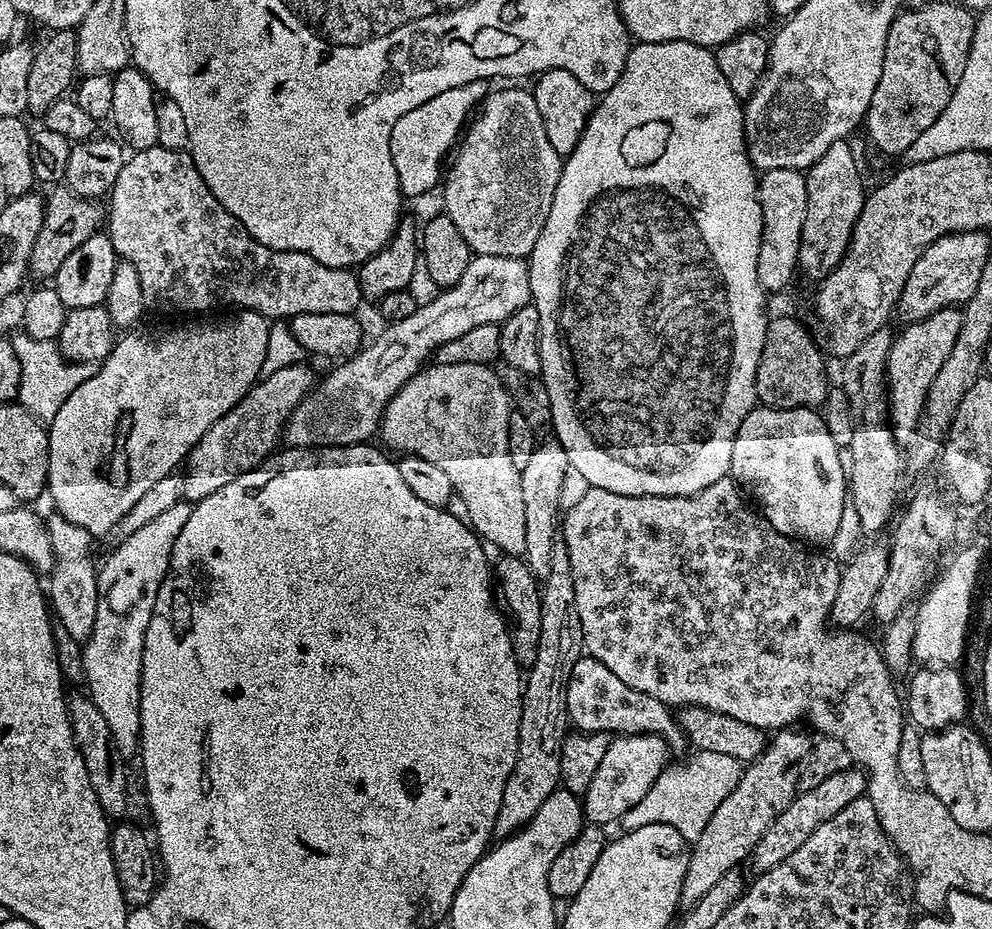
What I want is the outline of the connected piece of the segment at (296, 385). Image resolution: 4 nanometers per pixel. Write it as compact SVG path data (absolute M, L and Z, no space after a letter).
M291 364L257 380L230 411L222 414L222 418L218 418L218 422L214 422L214 426L202 434L200 441L188 453L186 467L182 472L185 501L195 502L214 494L214 490L222 490L226 482L234 482L234 478L256 468L277 451L279 444L276 443L279 440L281 443L293 410L314 387L312 372L306 364Z

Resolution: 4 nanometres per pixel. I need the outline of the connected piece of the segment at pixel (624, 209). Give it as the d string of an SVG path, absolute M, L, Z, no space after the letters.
M685 40L678 42L658 42L657 44L641 44L629 47L626 66L614 82L614 86L608 92L599 97L598 103L592 109L592 116L588 120L588 128L584 136L578 142L578 146L563 161L560 177L558 178L558 190L554 190L554 202L550 206L550 218L546 218L546 226L542 226L542 234L538 234L538 242L534 242L534 250L527 257L528 273L530 274L530 290L532 291L531 303L535 304L540 315L540 370L539 375L544 381L546 390L550 394L550 406L552 407L552 428L555 439L566 450L568 462L574 470L582 474L593 488L610 490L619 496L693 496L706 486L718 482L723 476L732 471L730 454L734 450L734 438L738 434L738 426L757 407L756 398L756 371L758 362L762 358L762 346L766 342L766 330L770 319L770 311L764 305L766 293L758 278L758 250L762 238L762 210L758 195L758 172L752 167L748 157L748 147L744 141L744 109L741 97L730 90L726 78L722 78L722 70L718 70L718 62L715 55L709 49L702 46L694 46Z

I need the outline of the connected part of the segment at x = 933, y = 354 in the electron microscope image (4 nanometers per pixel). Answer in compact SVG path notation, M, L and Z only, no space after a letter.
M959 307L943 308L930 318L907 325L903 329L904 333L893 339L886 366L888 407L893 413L920 414L923 411L930 386L933 385L943 362L949 357L959 331L962 330L963 318L964 313Z

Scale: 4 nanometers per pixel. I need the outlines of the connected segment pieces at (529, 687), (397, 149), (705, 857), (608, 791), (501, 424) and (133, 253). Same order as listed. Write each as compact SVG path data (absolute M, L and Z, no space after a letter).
M538 652L538 658L534 662L534 666L527 669L526 679L522 684L522 714L520 715L520 725L518 726L518 754L514 762L514 770L510 774L510 778L506 782L506 790L502 790L502 806L498 810L498 818L496 819L496 827L494 829L497 837L513 836L519 832L524 825L529 824L534 818L534 814L538 814L538 810L542 810L542 806L550 798L550 794L556 791L560 784L560 745L564 743L566 735L566 709L564 706L564 689L568 679L569 669L566 667L568 660L572 657L572 652Z
M489 81L466 82L466 86L454 86L454 90L442 90L442 94L434 94L430 102L414 106L414 110L402 114L402 118L394 122L394 130L390 130L390 158L394 158L394 170L398 170L400 190L405 197L424 196L436 183L436 187L441 183L440 159L448 151L453 151L474 109L489 91Z
M780 730L769 739L767 747L758 759L743 769L738 786L730 792L722 804L710 815L702 830L702 836L691 845L686 862L686 878L682 878L680 908L693 908L698 898L704 895L722 879L730 869L743 865L751 857L756 843L770 830L774 818L795 800L800 786L800 775L810 758L814 743L800 730Z
M617 735L606 746L606 754L590 786L582 797L582 816L589 825L609 826L620 822L632 806L636 806L670 764L670 749L660 736Z
M433 363L431 366L425 366L417 372L402 390L386 406L384 416L380 420L378 429L379 439L384 439L383 447L385 449L396 447L397 453L407 454L409 456L421 456L426 458L426 462L434 462L446 473L446 478L450 478L455 495L466 502L466 510L470 514L470 527L481 541L493 544L497 548L497 553L506 556L523 557L526 550L526 505L522 503L522 482L520 481L520 469L514 466L514 458L510 458L510 442L508 441L508 417L510 415L510 401L508 391L504 388L503 382L496 377L495 371L487 364L438 364Z
M159 146L147 148L141 152L133 151L124 161L122 170L112 187L108 202L108 212L106 208L106 224L108 220L106 234L114 246L117 257L120 260L130 262L130 266L134 266L134 270L138 270L138 282L142 282L145 305L152 307L153 304L160 312L200 312L196 314L208 314L211 313L208 312L211 308L216 308L219 304L233 304L231 306L233 309L257 312L269 318L291 318L298 314L346 314L351 316L357 311L355 308L362 304L360 281L355 271L346 268L331 268L301 252L276 252L274 249L267 248L264 244L259 244L258 241L254 240L251 234L223 208L218 202L218 198L214 198L214 194L206 186L202 174L196 168L196 164L188 152L175 152Z

